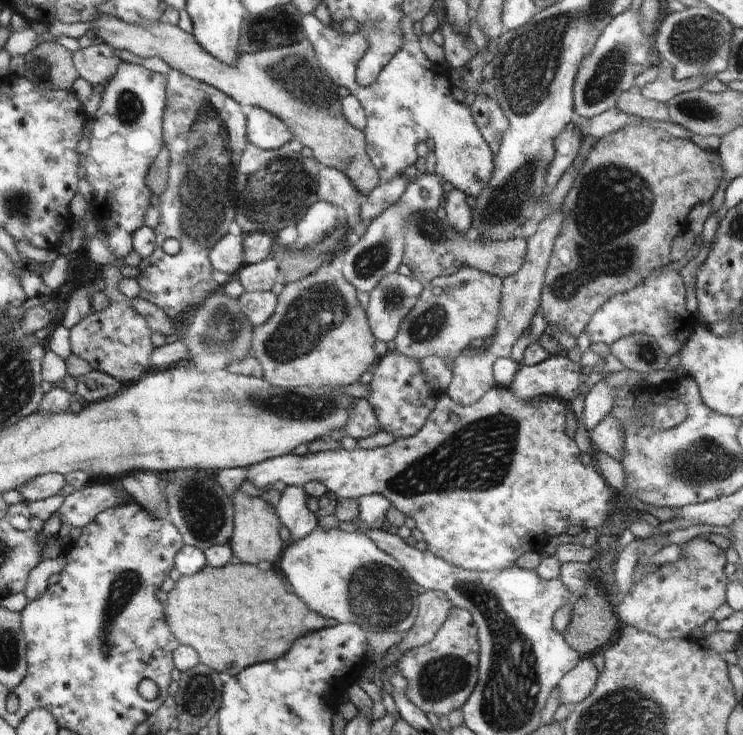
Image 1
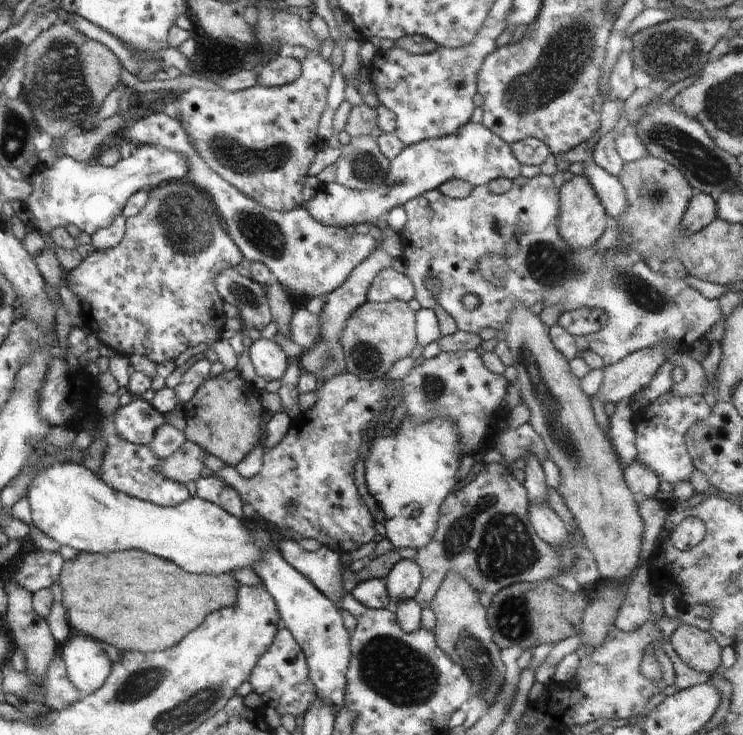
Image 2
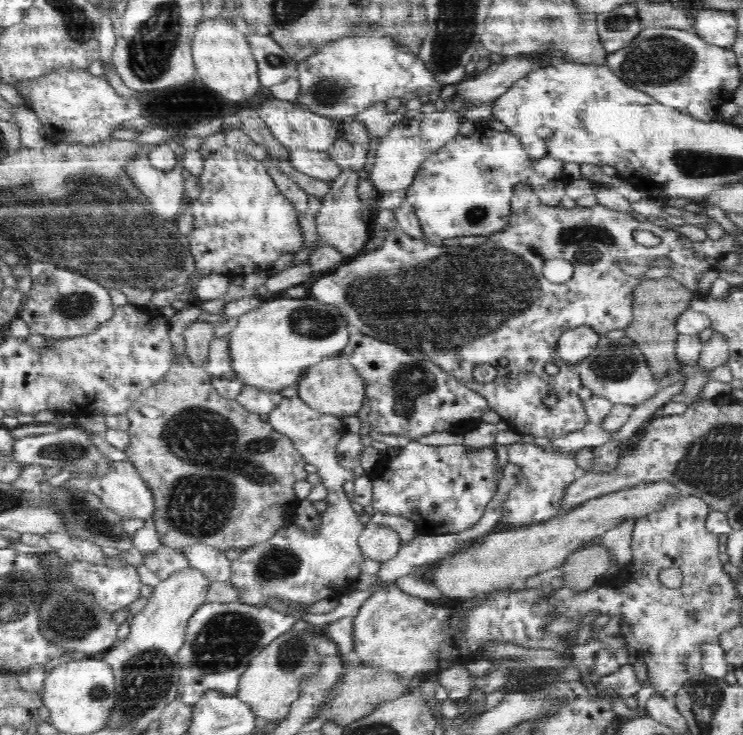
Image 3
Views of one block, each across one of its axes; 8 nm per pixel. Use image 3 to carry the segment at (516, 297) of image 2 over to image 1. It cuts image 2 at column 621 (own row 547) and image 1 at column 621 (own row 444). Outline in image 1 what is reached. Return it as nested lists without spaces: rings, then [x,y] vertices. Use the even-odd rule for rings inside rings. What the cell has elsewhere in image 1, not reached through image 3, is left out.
[[[656,269],[642,284],[625,293],[614,295],[608,303],[598,309],[587,324],[590,343],[610,346],[615,340],[632,333],[644,333],[656,339],[666,356],[681,352],[699,320],[686,311],[686,288],[680,272]]]

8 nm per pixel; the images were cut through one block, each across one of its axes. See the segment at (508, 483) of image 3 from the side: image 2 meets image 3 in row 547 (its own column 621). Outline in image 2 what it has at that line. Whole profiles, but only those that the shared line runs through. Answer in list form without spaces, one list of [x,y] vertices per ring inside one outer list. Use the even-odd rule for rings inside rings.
[[[620,400],[615,406],[613,416],[609,418],[608,434],[616,454],[622,464],[622,468],[626,468],[632,460],[636,458],[636,446],[633,414],[630,410],[629,400]]]

